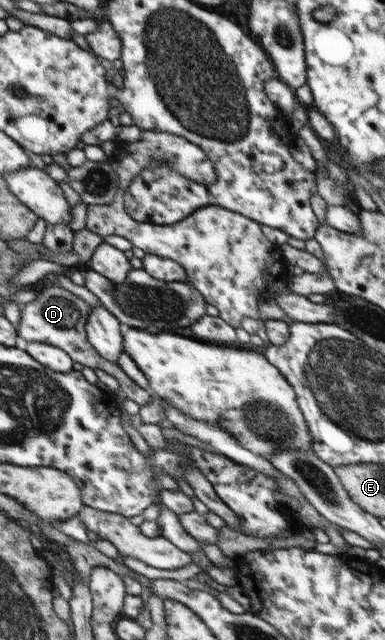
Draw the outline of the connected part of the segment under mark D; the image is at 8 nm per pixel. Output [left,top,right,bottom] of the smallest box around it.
[16,286,152,406]

